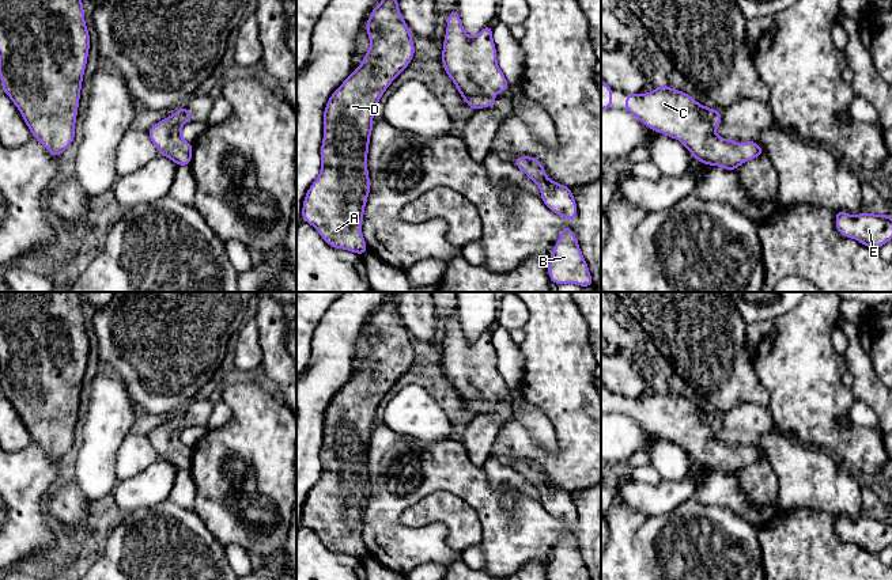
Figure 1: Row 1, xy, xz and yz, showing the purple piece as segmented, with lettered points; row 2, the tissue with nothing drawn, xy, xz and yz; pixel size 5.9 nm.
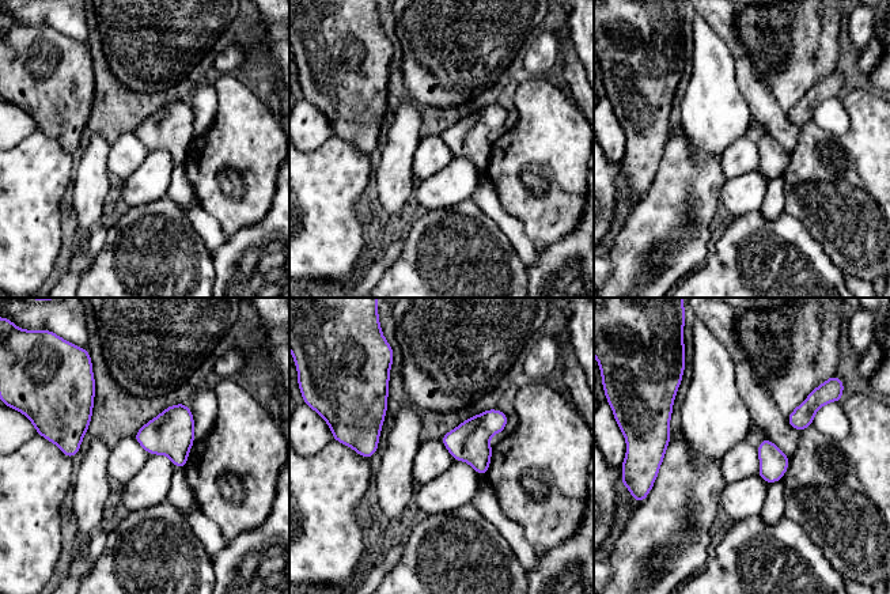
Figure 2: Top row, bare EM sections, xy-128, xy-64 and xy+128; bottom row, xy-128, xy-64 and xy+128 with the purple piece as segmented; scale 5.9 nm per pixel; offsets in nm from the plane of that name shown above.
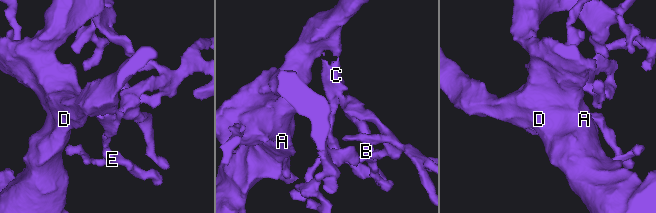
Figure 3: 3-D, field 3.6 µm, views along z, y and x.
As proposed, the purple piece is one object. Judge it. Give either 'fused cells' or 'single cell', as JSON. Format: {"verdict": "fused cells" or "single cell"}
{"verdict": "single cell"}

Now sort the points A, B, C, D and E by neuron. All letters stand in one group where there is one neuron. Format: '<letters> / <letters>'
A B C D E

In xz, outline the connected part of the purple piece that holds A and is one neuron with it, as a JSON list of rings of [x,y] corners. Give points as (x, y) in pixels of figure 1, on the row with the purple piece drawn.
[[[381,0],[366,22],[371,46],[362,64],[351,72],[330,95],[324,110],[324,140],[321,144],[321,173],[303,200],[302,220],[311,224],[333,249],[366,254],[362,235],[363,212],[371,190],[367,153],[377,105],[415,56],[411,31],[402,19],[397,0]]]

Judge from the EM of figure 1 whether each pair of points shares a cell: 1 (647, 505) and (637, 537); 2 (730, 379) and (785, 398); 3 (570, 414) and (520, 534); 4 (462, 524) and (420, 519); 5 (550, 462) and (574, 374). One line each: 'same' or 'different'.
1: different
2: different
3: different
4: same
5: same

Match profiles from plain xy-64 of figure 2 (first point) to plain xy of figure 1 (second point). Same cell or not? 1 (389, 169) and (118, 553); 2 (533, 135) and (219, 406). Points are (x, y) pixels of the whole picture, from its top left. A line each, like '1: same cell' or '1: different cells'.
1: different cells
2: different cells

